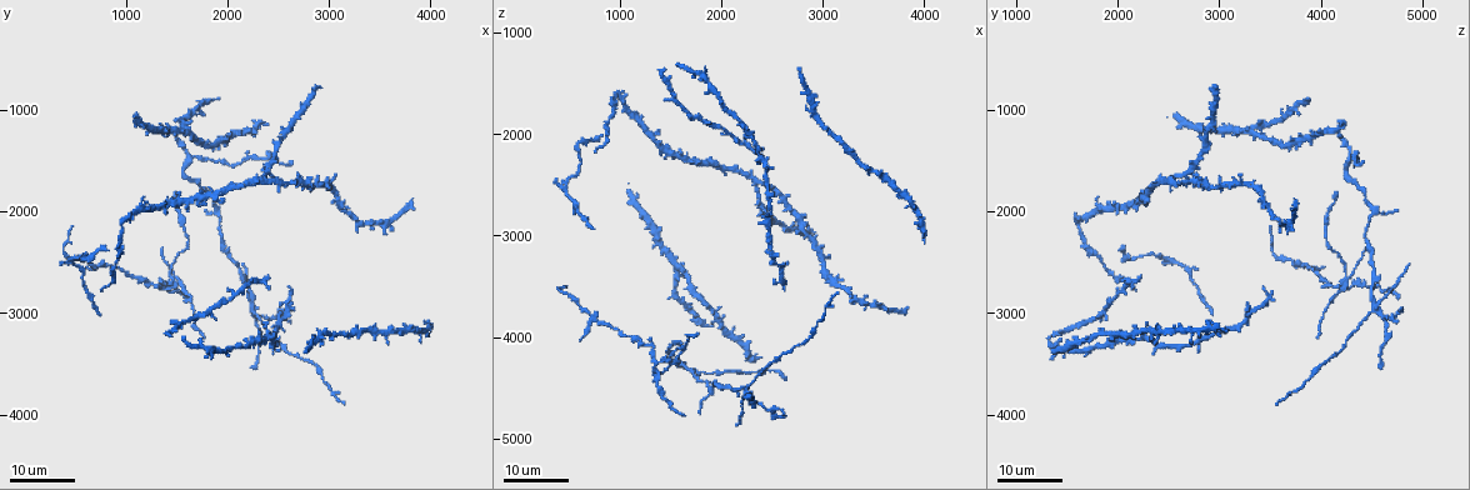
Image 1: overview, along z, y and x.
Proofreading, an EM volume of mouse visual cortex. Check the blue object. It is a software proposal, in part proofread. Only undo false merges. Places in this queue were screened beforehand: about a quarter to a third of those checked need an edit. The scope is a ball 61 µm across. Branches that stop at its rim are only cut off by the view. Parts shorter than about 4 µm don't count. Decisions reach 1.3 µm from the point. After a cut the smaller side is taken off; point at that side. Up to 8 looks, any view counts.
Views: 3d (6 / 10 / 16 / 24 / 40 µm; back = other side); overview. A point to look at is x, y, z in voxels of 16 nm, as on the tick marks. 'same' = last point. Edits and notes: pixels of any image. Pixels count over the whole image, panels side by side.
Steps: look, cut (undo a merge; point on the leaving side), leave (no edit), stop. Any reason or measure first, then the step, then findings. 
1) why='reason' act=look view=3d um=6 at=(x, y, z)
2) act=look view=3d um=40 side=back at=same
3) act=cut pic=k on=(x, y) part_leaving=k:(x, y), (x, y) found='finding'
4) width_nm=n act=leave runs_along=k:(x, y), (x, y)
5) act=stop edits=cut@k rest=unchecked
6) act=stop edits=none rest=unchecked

why='four or more arms meet' act=look view=3d um=16 at=(1500, 2680, 4260)

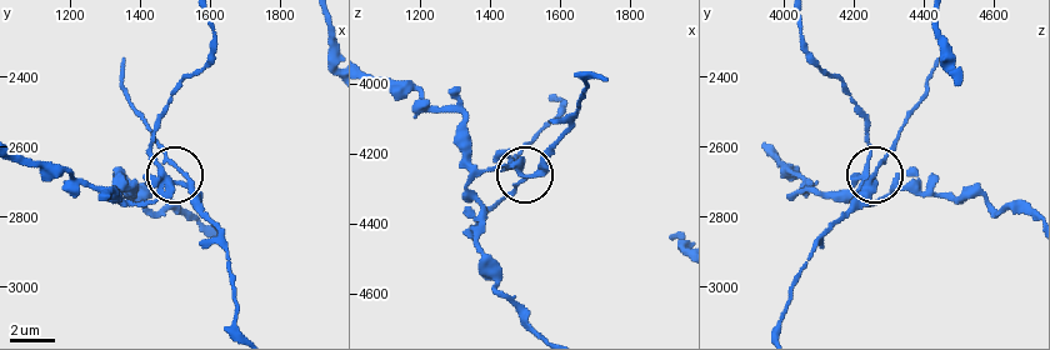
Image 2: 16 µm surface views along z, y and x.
act=look view=3d um=10 at=(1480, 2690, 4250)

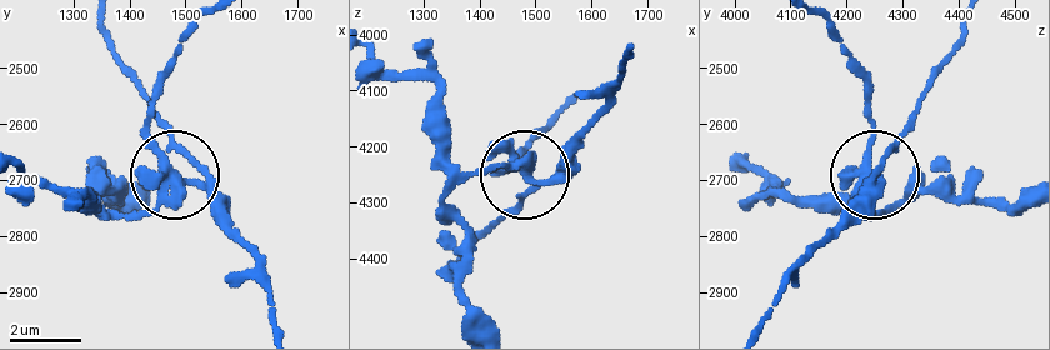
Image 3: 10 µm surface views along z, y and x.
side_arm_um=12 act=cut pic=3 on=(144, 120) part_leaving=3:(169, 169), (151, 128), (151, 91), (196, 20) found='a second cell is stuck on'

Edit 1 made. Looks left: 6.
why='three arms meet' act=look view=3d um=16 at=(1660, 2900, 4080)

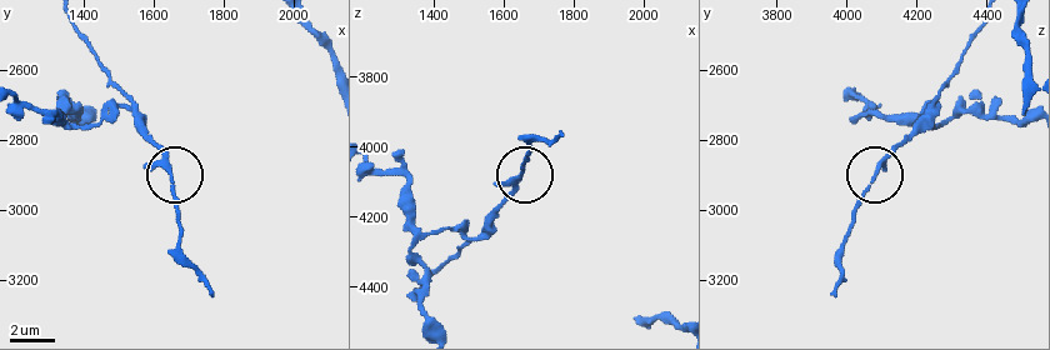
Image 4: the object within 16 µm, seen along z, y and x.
act=look view=3d um=10 at=(1640, 2890, 4090)

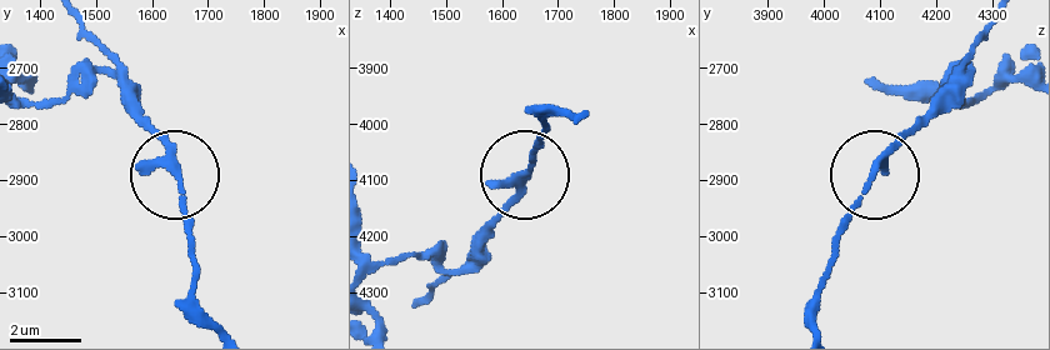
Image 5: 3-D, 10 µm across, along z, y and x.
act=leave runs_along=5:(25, 103), (106, 78), (166, 150), (186, 254) found='all the same cell'

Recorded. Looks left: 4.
why='a fork' act=look view=3d um=16 at=(2220, 2960, 4520)

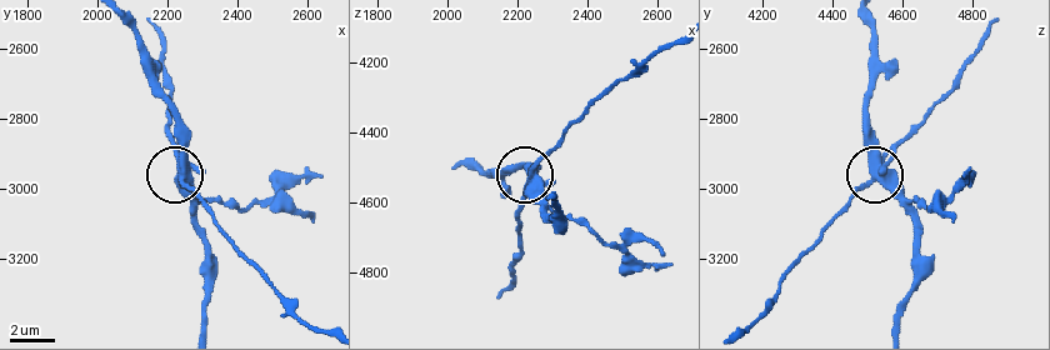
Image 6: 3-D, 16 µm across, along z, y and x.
act=look view=3d um=10 at=(2240, 2980, 4520)

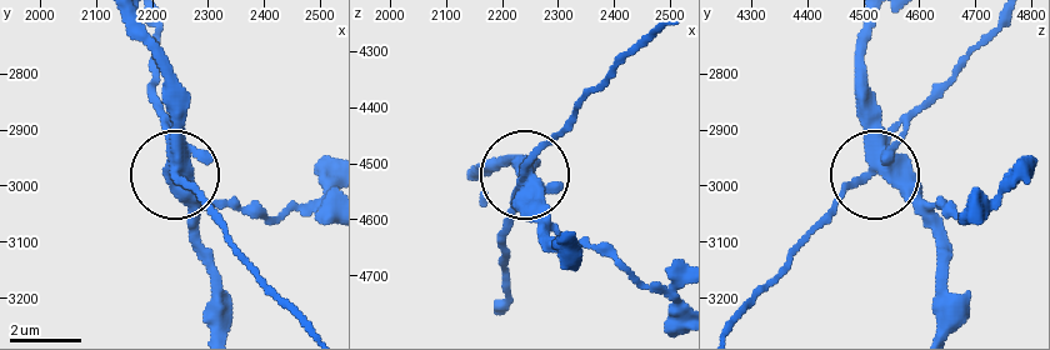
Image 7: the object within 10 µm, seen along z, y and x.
act=look view=3d um=6 at=(2240, 2980, 4515)

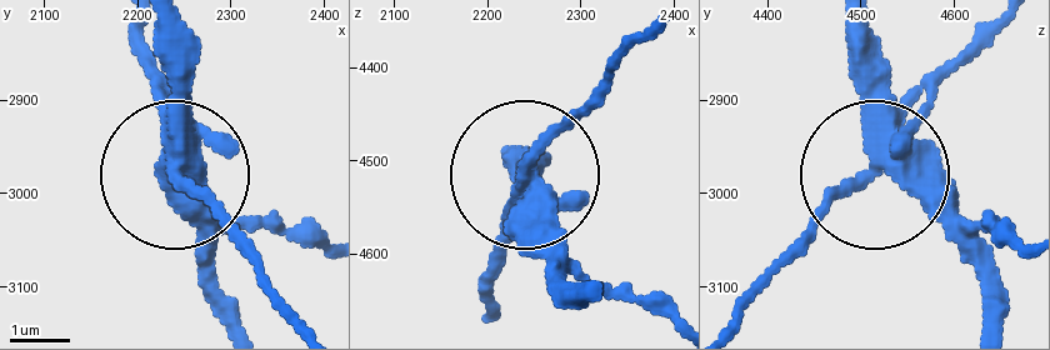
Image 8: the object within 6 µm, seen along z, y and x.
act=cut pic=8 on=(146, 68) part_leaving=8:(173, 144), (293, 319) found='two cells meet here'

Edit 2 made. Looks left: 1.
act=stop edits=cut@3,cut@8 rest=unchecked

